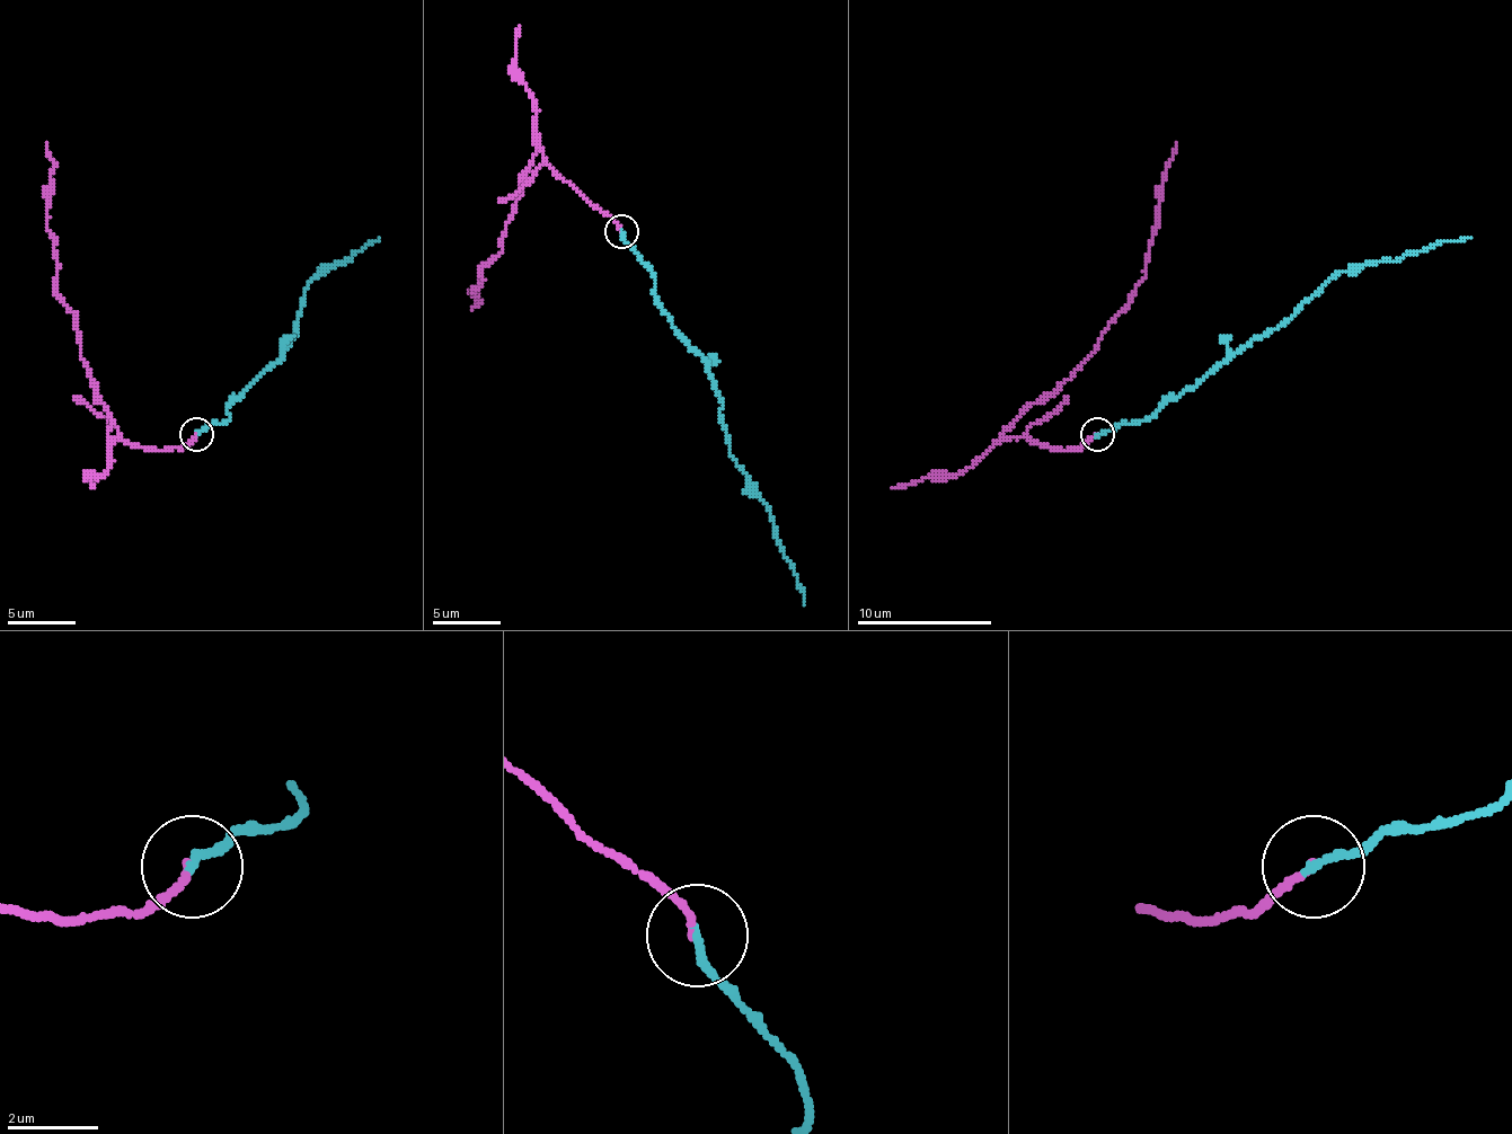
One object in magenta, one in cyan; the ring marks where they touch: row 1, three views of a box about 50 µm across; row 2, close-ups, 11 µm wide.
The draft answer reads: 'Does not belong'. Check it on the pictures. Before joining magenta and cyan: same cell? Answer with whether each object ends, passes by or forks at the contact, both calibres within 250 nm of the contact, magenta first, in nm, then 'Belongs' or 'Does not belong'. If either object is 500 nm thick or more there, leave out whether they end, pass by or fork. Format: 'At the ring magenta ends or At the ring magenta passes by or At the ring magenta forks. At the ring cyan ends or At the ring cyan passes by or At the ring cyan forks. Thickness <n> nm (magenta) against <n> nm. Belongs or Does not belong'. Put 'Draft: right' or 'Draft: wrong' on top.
Draft: wrong
At the ring magenta ends. At the ring cyan ends. Thickness 160 nm (magenta) against 190 nm. Belongs

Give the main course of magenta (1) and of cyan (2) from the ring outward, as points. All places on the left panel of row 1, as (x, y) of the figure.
1: (195, 434), (182, 448), (144, 451), (107, 434), (111, 417), (80, 356), (77, 319), (56, 291), (46, 142)
2: (195, 434), (230, 417), (227, 410), (284, 353), (298, 333), (294, 322), (304, 288), (379, 237)

